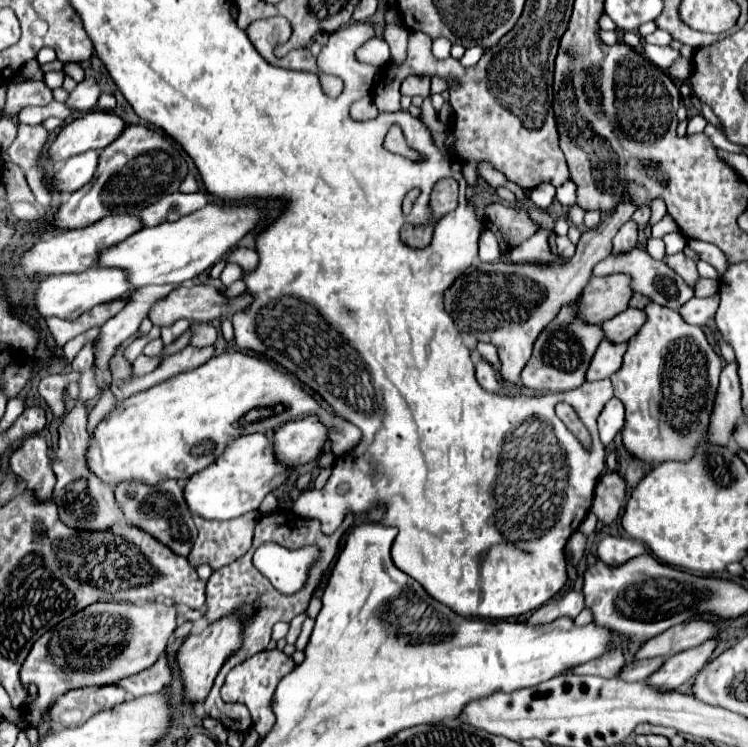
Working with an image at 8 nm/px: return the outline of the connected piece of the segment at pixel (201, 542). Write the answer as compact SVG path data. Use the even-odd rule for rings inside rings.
M251 511L251 513L245 513L243 517L235 517L231 521L203 521L203 517L193 517L197 529L199 529L199 537L189 553L189 563L193 567L199 567L203 563L211 565L213 569L221 569L233 561L237 561L239 557L243 557L249 547L251 547L251 539L253 539L253 531L255 531L255 525L259 521L259 513L257 511Z

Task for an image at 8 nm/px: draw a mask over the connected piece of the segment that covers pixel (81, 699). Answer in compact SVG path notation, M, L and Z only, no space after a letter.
M119 685L105 687L83 687L71 689L51 707L49 715L53 725L59 727L79 727L95 713L103 709L113 709L125 701L125 689Z

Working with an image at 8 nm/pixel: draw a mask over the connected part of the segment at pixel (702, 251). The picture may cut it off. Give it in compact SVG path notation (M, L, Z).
M691 241L689 247L691 247L693 251L697 251L703 261L709 263L709 265L713 265L719 275L723 275L723 273L727 271L727 267L731 265L731 263L727 261L727 255L723 255L715 245L701 243L701 241Z

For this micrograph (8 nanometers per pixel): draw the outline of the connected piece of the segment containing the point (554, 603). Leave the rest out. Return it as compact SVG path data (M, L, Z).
M565 593L559 595L551 601L547 601L547 605L539 607L531 617L529 623L531 625L541 625L541 623L549 623L555 617L571 617L575 619L575 615L579 615L579 611L583 609L583 595L581 593Z

